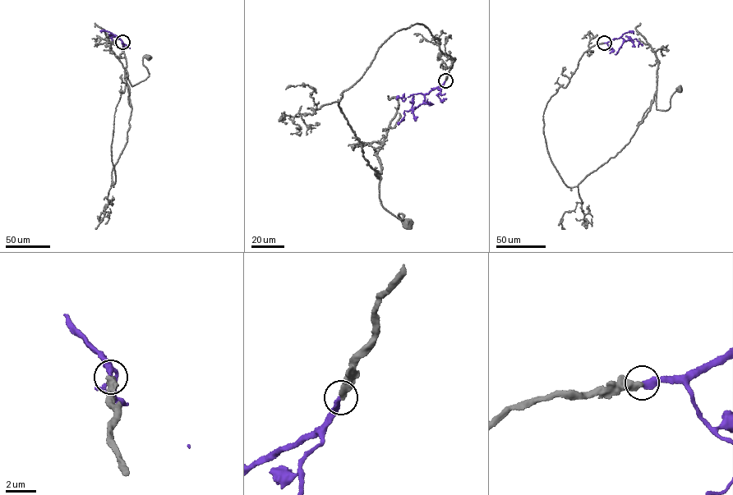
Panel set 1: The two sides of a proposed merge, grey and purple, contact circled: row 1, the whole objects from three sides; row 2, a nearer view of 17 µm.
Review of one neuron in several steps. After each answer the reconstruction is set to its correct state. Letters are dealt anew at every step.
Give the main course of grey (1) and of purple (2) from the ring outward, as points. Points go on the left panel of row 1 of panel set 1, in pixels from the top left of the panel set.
1: (122, 43), (127, 75), (114, 115), (112, 185), (130, 126), (125, 72), (132, 86), (144, 80), (147, 57)
2: (122, 43), (116, 35), (109, 34), (112, 40)

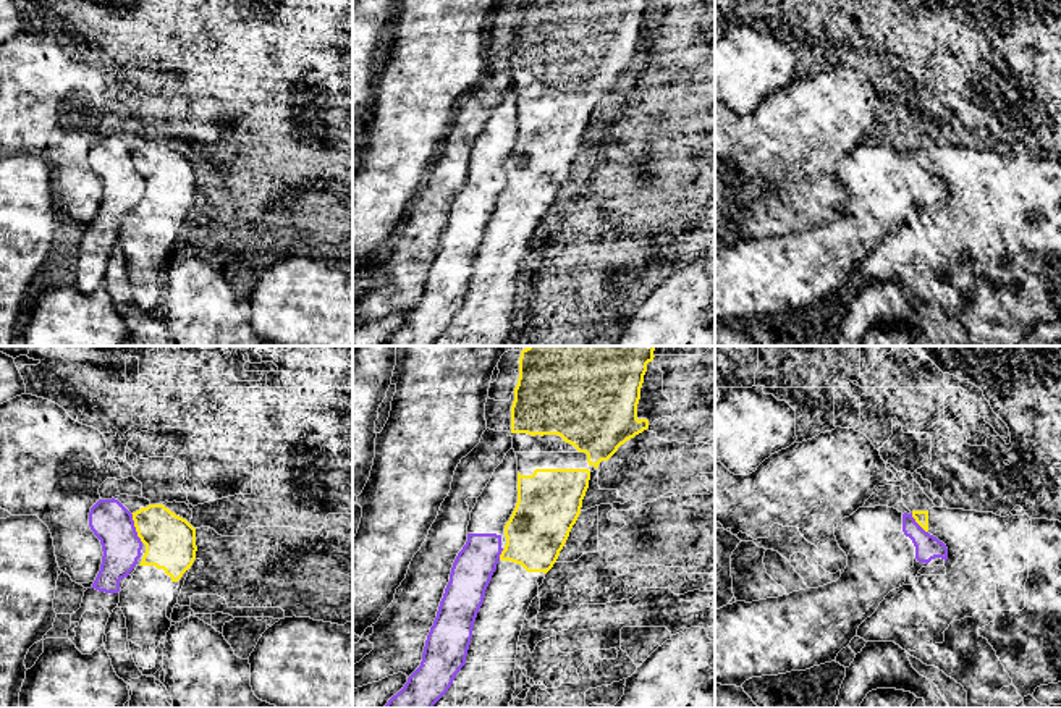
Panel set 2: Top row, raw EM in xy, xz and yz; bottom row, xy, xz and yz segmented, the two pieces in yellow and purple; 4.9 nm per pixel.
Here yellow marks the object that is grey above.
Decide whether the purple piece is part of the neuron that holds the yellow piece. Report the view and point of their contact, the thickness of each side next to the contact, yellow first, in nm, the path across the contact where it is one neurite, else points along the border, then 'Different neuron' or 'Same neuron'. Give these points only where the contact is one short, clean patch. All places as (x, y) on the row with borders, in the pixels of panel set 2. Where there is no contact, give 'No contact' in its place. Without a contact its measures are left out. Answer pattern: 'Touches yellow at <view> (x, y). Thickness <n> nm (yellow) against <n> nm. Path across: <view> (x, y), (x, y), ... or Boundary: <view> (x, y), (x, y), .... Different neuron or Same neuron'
Touches yellow at xy (136, 529). Thickness 260 nm (yellow) against 200 nm. Boundary: xy (131, 514), (136, 535), (143, 542). Different neuron

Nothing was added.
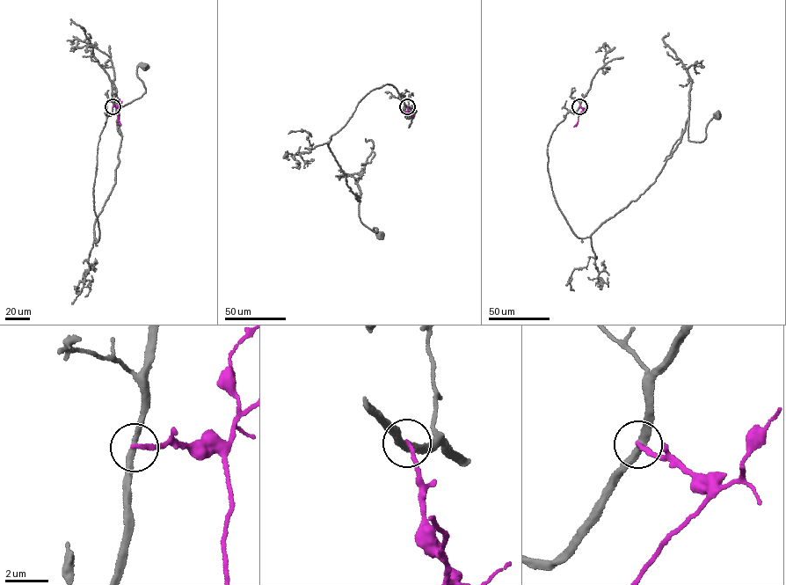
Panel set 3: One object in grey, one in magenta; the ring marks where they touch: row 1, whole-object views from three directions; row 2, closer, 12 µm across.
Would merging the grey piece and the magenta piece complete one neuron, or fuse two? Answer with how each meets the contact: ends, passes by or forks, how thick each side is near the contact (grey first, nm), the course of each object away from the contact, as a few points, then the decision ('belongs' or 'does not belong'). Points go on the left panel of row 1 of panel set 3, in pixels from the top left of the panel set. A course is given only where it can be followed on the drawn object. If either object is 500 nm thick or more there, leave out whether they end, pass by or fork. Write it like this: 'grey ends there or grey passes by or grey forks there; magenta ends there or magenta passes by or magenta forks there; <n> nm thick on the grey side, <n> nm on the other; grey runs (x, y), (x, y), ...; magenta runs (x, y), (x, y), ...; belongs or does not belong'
grey passes by; magenta ends there; 280 nm thick on the grey side, 200 nm on the other; grey runs (112, 106), (98, 148), (95, 243), (119, 162), (112, 88), (122, 106), (138, 98), (143, 66); magenta runs (112, 106), (118, 107), (121, 126); does not belong

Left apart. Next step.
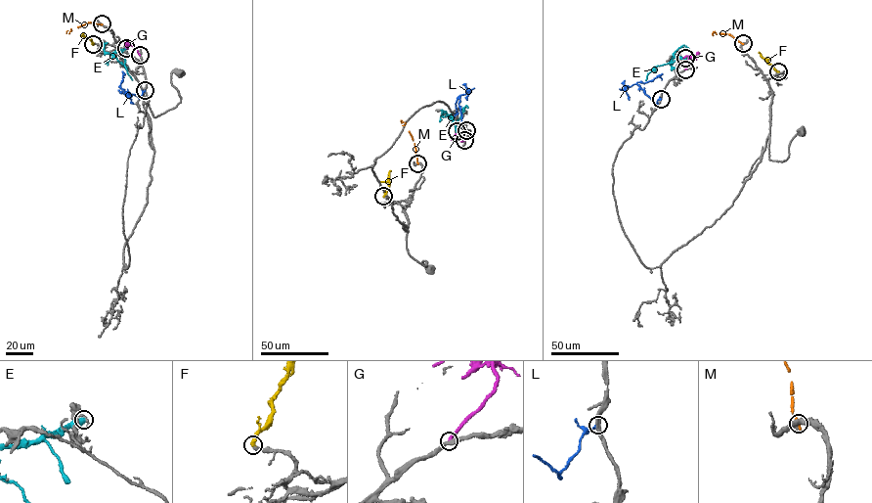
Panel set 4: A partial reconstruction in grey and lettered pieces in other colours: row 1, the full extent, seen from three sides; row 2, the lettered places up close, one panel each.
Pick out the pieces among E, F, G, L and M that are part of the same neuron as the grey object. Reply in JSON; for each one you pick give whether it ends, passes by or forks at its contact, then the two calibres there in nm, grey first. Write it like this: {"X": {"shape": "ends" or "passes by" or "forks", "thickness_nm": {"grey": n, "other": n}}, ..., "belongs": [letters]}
{"F": {"shape": "ends", "thickness_nm": {"grey": 280, "other": 380}}, "belongs": ["F"]}

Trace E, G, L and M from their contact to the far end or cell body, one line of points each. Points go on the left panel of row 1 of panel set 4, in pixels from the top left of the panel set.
E: (126, 48), (120, 51), (132, 80)
G: (140, 55), (135, 48), (126, 43), (126, 48)
L: (145, 90), (139, 98), (124, 91), (119, 87), (123, 77)
M: (102, 23), (85, 23), (66, 33)

